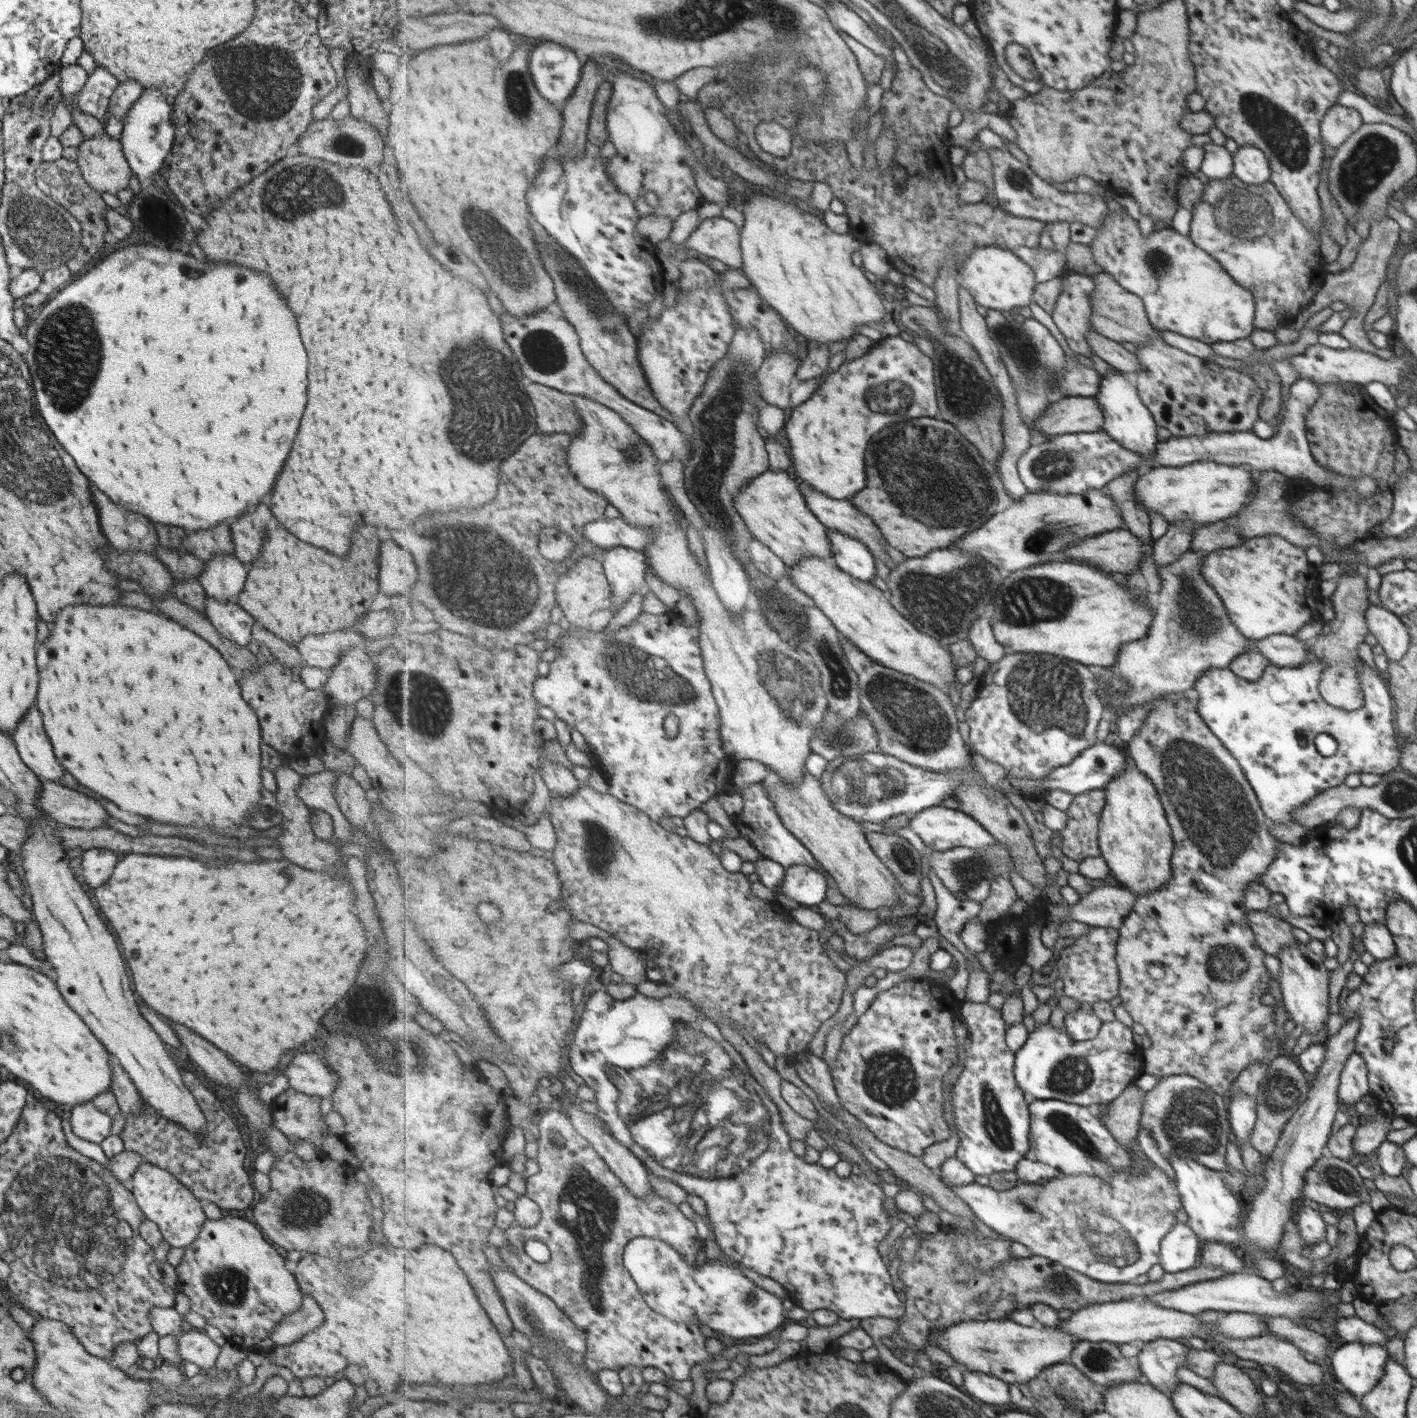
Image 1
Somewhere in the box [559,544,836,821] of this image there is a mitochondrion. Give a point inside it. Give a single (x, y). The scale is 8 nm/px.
(638, 671)

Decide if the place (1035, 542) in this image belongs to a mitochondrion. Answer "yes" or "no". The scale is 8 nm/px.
yes

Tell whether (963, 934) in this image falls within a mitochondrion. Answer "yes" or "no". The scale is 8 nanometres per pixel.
no

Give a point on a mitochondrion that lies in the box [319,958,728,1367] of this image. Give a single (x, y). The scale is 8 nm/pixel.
(587, 1208)

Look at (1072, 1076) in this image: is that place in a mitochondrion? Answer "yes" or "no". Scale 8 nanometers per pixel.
yes

